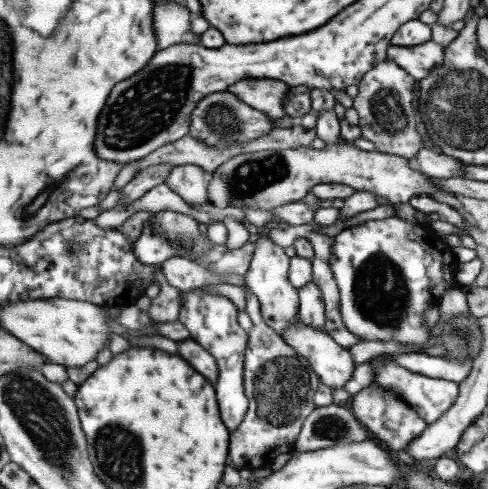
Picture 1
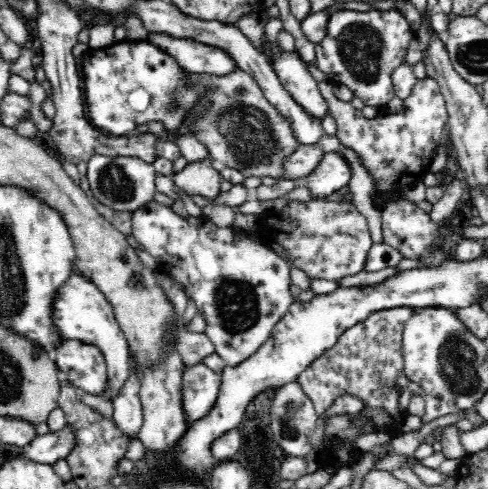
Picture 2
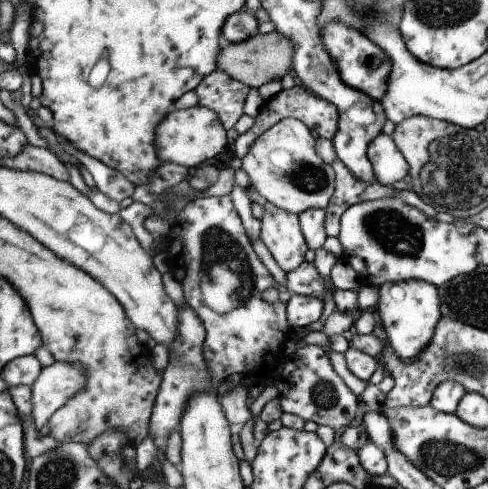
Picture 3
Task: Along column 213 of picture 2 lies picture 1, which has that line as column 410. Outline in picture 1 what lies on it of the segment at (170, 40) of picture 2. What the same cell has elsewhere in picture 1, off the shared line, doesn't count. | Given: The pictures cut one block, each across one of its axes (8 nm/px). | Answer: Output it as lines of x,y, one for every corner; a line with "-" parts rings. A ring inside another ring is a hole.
391,42
387,50
387,62
397,62
419,82
443,62
443,50
445,48
437,46
435,42
427,42
421,46
401,46

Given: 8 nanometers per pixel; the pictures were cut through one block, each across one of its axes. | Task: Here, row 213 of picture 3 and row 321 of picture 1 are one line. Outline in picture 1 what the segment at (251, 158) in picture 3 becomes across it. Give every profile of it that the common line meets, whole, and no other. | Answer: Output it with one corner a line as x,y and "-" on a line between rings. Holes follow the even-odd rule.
297,316
287,328
285,332
281,332
281,336
287,340
289,346
293,346
299,354
303,354
307,360
311,360
313,368
315,368
315,374
319,376
319,380
329,386
329,388
345,388
347,382
351,382
355,370
357,370
357,364
355,364
355,358
353,358
353,352
347,350
345,346
341,346
335,336
327,330
327,326
311,326
307,324
301,316

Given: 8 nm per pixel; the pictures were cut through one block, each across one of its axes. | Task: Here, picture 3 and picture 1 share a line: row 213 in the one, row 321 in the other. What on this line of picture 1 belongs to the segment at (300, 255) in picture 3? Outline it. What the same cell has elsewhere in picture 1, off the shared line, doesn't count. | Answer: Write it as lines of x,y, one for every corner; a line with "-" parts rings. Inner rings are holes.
271,230
263,236
257,236
255,244
257,244
257,250
255,250
255,256
253,256
253,262
251,262
251,268
249,268
249,274
245,276
245,280
247,280
247,286
261,300
261,312
263,312
265,322
271,324
281,334
301,312
301,308
299,308
301,306
299,286
291,282
291,262
293,262
293,258
289,258
285,254
285,248
279,242
275,242

